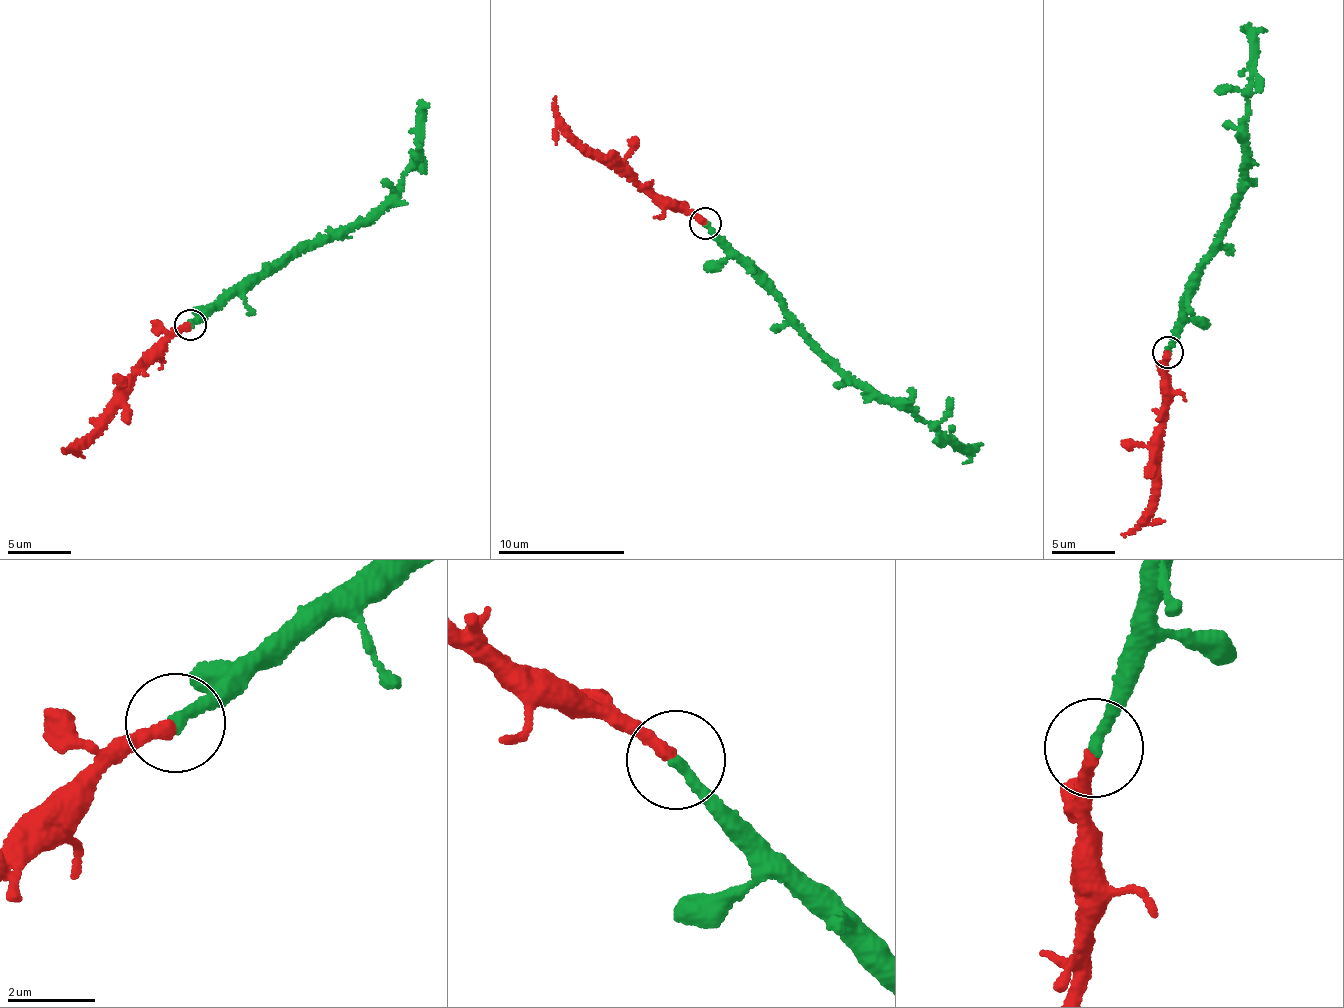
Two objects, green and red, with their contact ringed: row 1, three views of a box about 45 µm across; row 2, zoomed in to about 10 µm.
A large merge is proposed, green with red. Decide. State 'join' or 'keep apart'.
join

